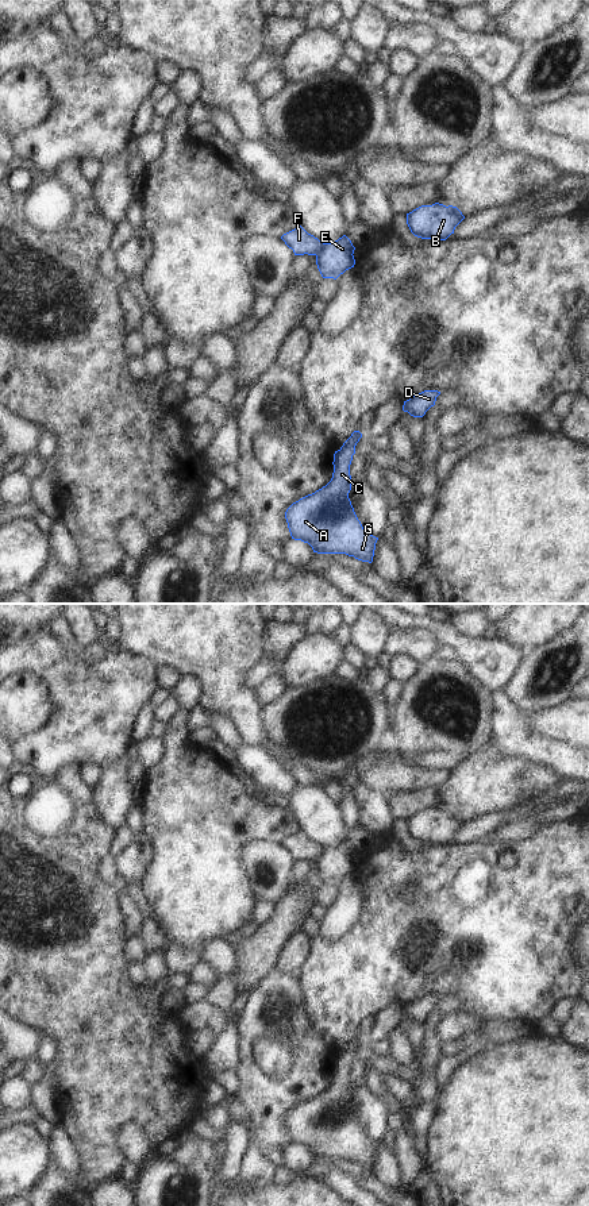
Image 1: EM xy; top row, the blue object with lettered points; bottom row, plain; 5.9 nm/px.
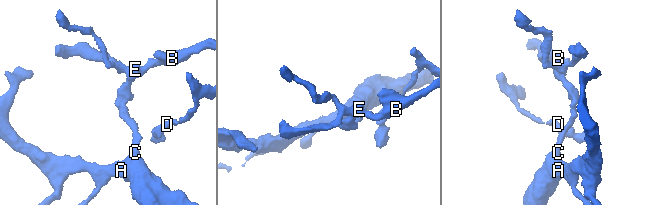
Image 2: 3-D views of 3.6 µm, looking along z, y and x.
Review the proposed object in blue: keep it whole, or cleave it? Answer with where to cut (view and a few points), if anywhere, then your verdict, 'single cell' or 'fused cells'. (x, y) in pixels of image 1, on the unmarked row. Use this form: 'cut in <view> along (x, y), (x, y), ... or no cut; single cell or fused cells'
cut in xy along (324, 848), (316, 860); fused cells

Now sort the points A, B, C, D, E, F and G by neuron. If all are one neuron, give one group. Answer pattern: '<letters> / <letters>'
A C E G / B D F

